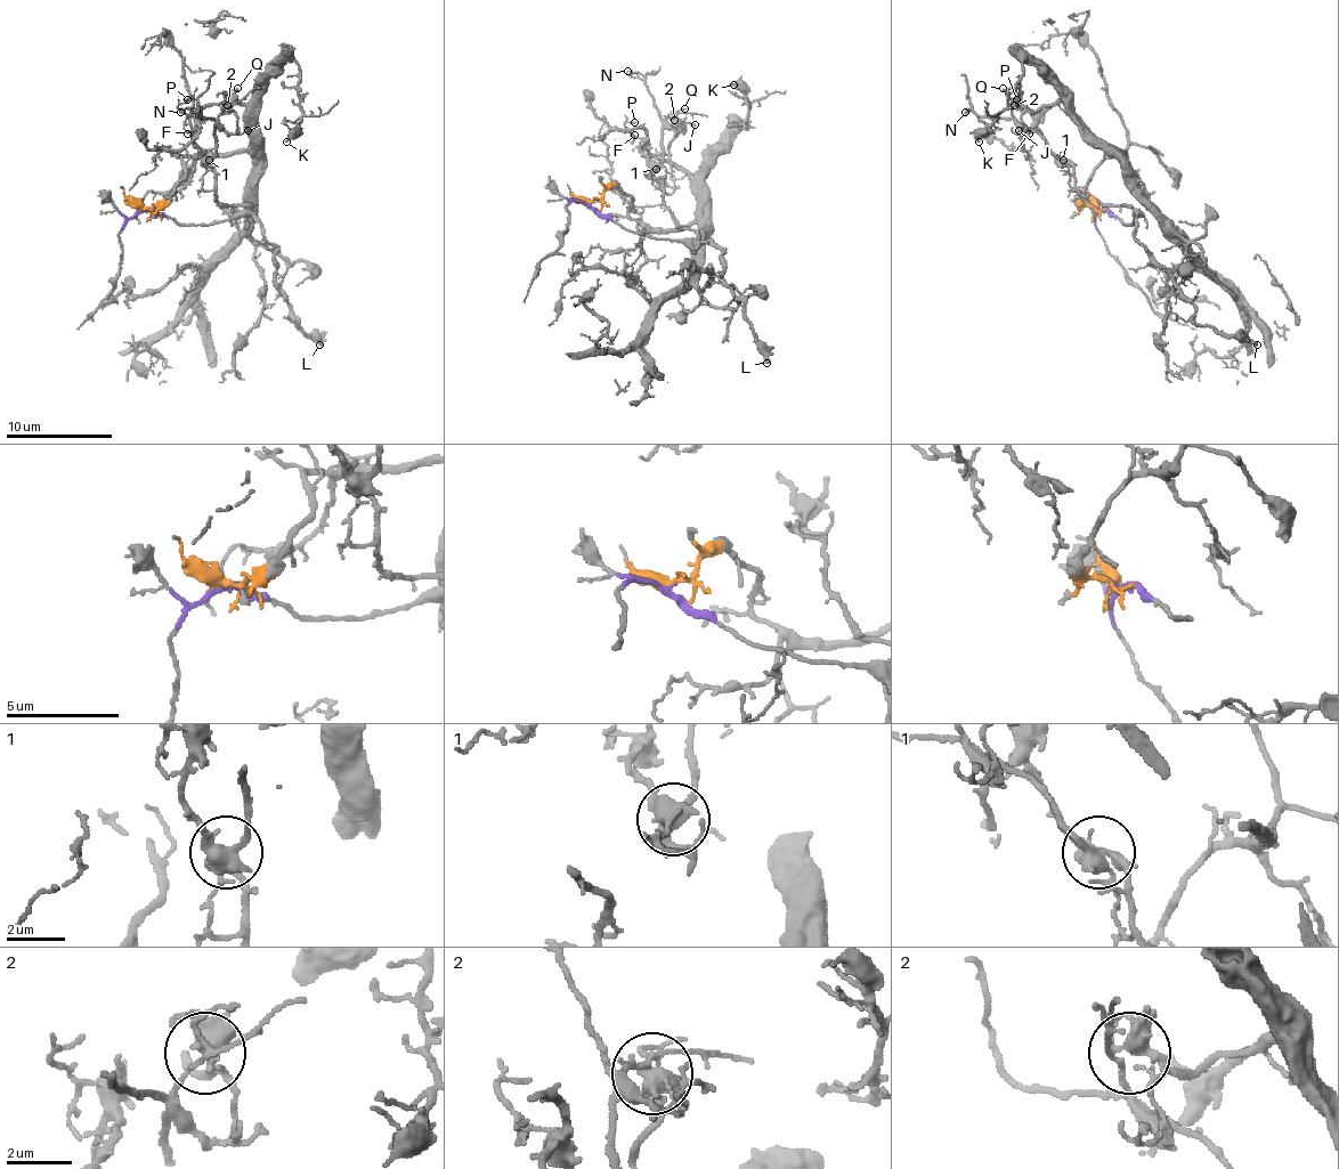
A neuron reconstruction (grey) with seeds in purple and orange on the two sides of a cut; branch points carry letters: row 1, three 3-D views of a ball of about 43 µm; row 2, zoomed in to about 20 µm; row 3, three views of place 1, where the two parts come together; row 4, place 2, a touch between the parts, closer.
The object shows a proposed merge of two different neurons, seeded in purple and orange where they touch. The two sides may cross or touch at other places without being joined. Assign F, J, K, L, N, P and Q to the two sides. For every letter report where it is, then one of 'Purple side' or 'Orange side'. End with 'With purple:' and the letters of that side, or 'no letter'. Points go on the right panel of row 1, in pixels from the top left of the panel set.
F: Place: (1029, 134). Orange side
J: Place: (1019, 130). Orange side
K: Place: (979, 141). Orange side
L: Place: (1257, 344). Purple side
N: Place: (965, 112). Purple side
P: Place: (1016, 99). Orange side
Q: Place: (1003, 88). Orange side
With purple: L, N

